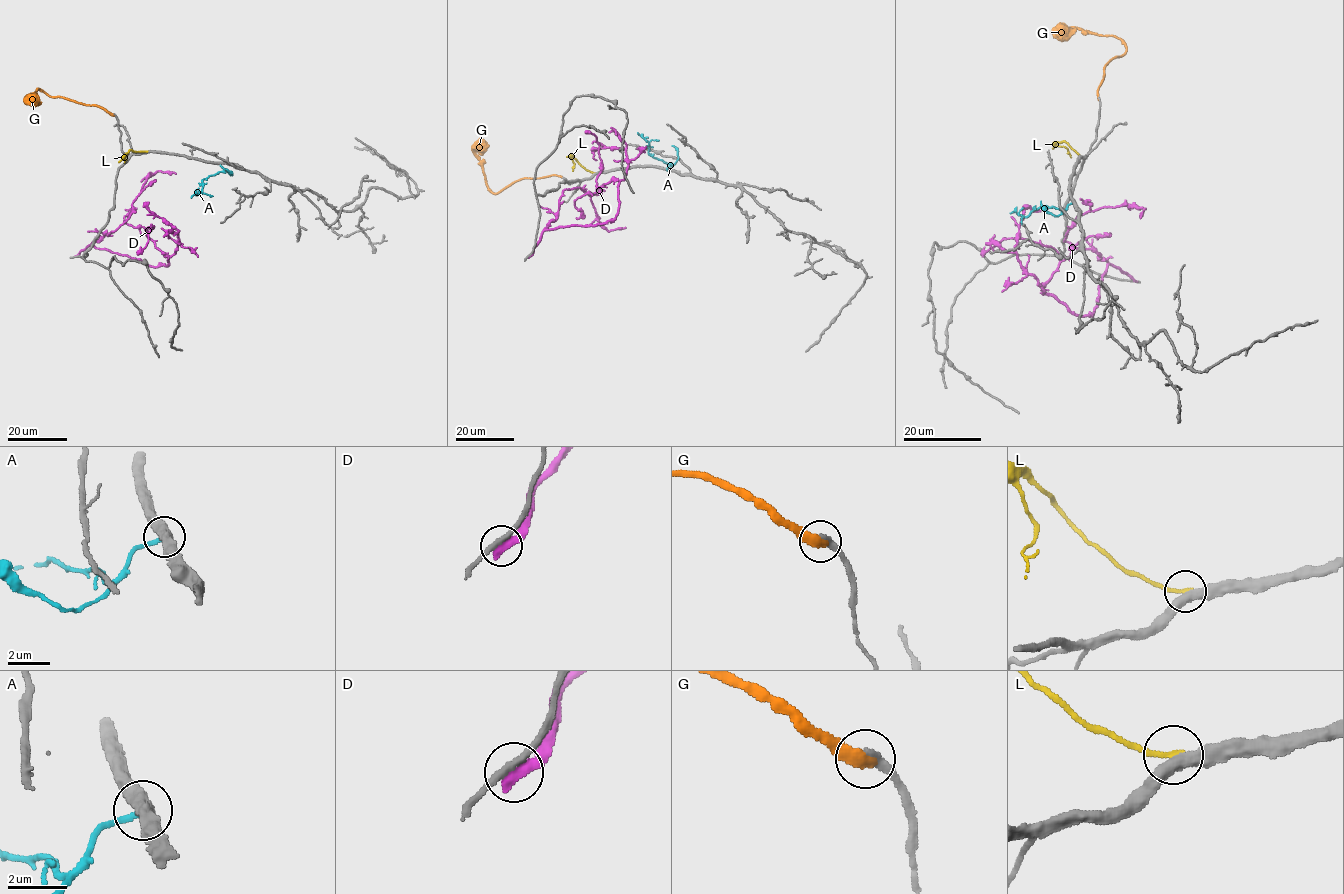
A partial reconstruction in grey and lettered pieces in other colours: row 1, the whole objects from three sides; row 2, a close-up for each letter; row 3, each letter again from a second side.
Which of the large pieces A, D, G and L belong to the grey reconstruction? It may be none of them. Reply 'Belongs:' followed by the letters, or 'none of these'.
Belongs: L

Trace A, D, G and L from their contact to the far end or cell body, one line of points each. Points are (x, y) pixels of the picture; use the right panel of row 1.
A: (1074, 202), (1064, 210), (1035, 208), (1024, 216), (1009, 213)
D: (1134, 281), (1109, 264), (1093, 314), (1076, 315), (1044, 290), (1058, 268), (1055, 250), (1008, 238), (982, 255)
G: (1098, 98), (1106, 64), (1123, 55), (1125, 46), (1112, 35), (1087, 33), (1071, 27), (1063, 27), (1057, 35)
L: (1079, 155), (1065, 142), (1056, 144), (1064, 146), (1071, 157)

